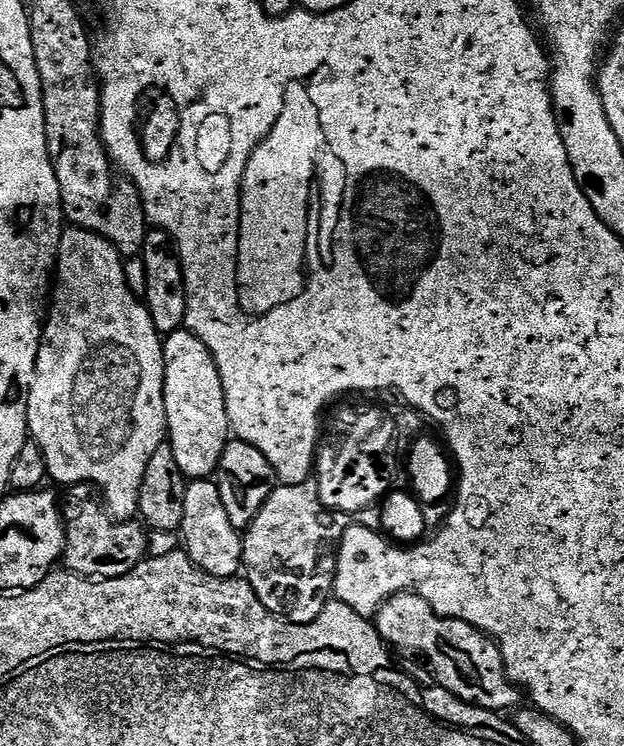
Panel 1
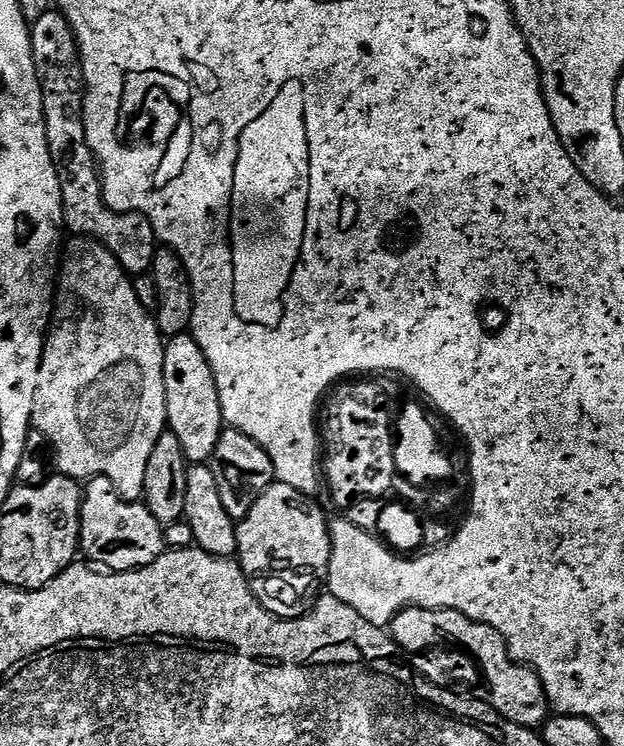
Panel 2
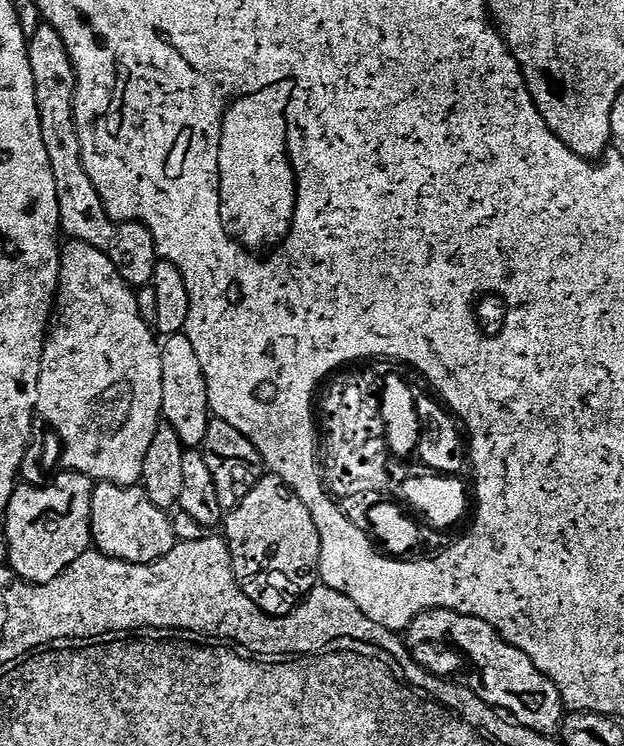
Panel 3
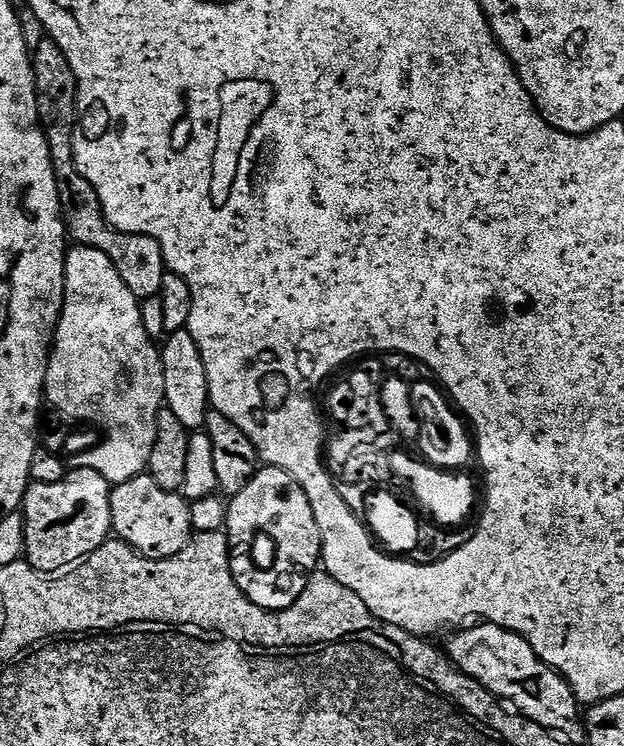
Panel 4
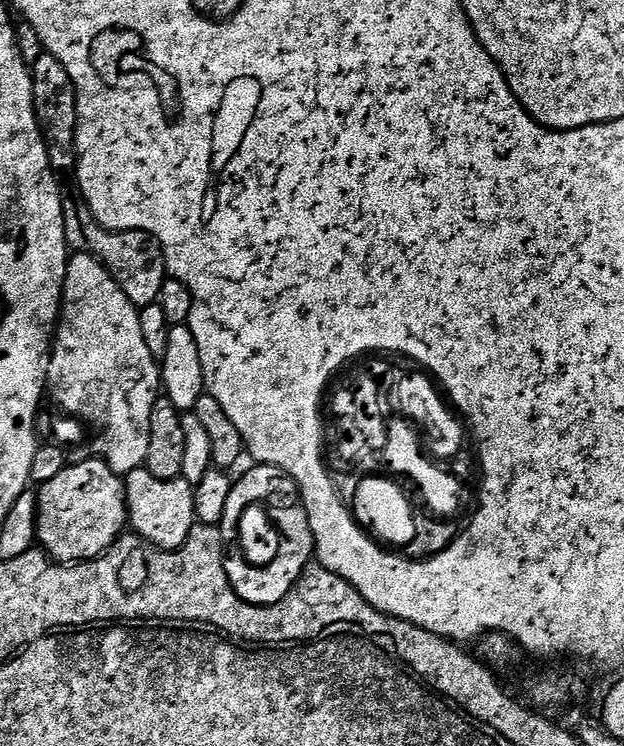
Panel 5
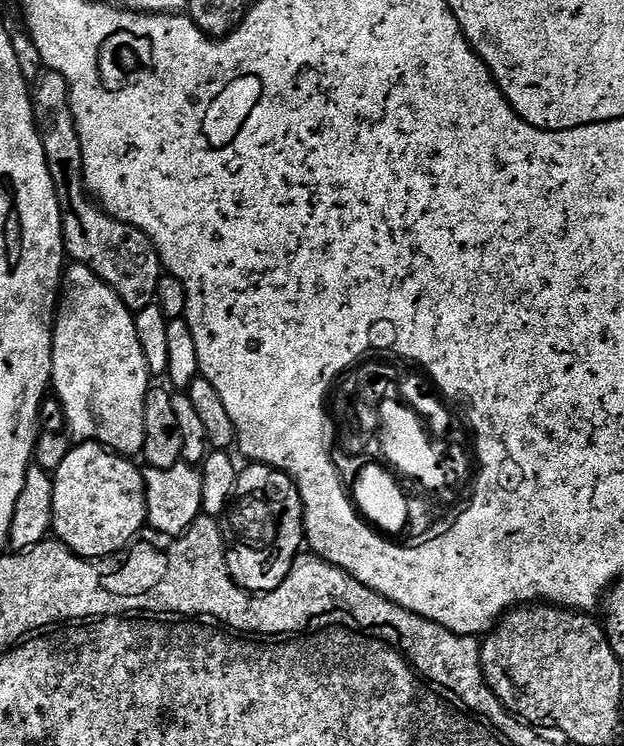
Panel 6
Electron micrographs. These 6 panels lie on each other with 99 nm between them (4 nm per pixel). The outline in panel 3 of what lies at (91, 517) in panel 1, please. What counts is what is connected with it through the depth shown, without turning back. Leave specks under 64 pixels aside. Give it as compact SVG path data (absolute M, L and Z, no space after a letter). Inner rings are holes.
M97 483L92 489L92 542L97 553L128 564L154 564L178 543L173 517L154 506L143 487L123 488L117 484Z

